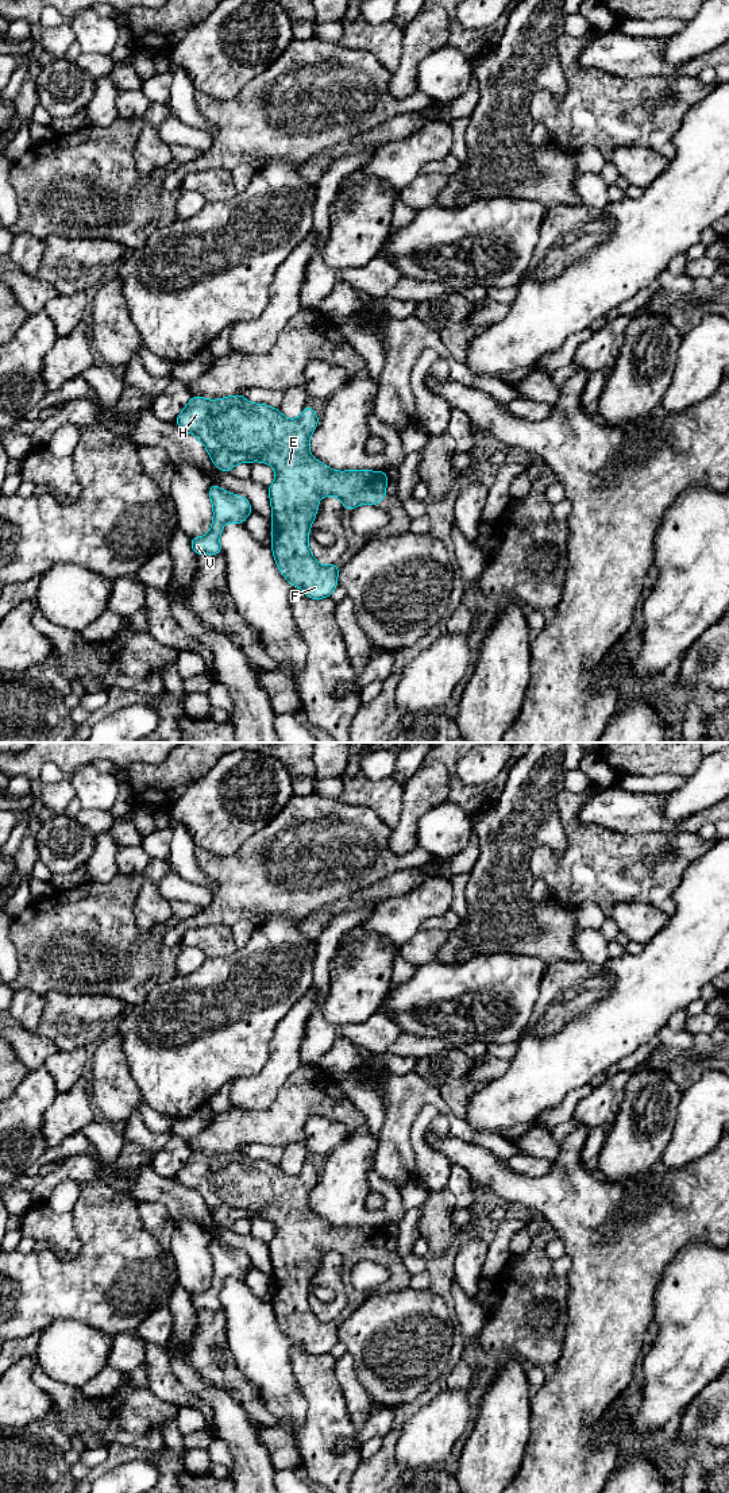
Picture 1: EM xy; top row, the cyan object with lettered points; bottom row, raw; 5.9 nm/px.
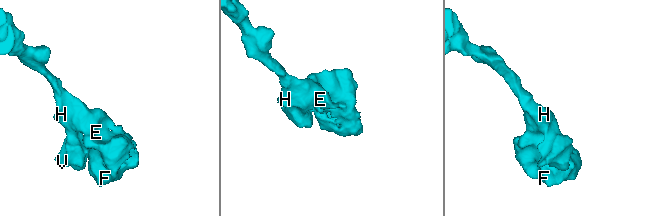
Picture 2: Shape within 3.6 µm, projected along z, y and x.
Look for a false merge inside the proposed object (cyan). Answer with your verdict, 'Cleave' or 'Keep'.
Keep

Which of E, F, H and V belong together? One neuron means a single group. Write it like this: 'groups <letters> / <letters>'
groups E F H V

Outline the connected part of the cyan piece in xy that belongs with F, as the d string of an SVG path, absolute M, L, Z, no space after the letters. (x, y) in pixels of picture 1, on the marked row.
M242 394L224 397L221 400L204 400L192 396L185 409L176 418L176 424L186 432L194 435L205 447L212 463L223 472L244 462L265 462L275 470L275 479L267 487L273 510L273 540L270 543L279 572L292 586L300 587L310 599L328 598L338 585L339 564L320 566L308 547L308 536L312 522L317 514L319 501L323 495L335 495L343 501L344 509L351 512L359 505L379 505L381 498L386 498L385 491L389 483L386 471L350 470L333 471L309 452L309 437L319 424L319 417L312 406L306 405L301 416L296 420L286 418L279 409L266 404L251 404Z

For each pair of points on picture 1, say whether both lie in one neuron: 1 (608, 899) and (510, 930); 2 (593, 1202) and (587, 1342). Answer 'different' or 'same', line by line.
1: different
2: same

